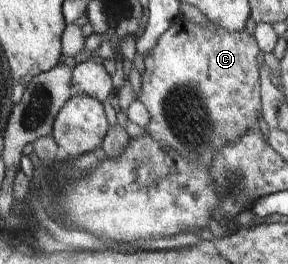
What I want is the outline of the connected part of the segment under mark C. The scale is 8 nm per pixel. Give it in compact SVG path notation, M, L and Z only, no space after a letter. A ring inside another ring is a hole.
M178 19L158 39L156 47L143 59L144 73L137 99L150 113L147 133L156 143L160 143L162 149L172 147L190 165L198 161L202 169L210 169L218 149L222 149L226 143L238 141L244 133L259 128L262 101L257 56L260 50L246 28L232 32L210 22L206 28L197 24L195 29L194 33L187 31L181 19Z

